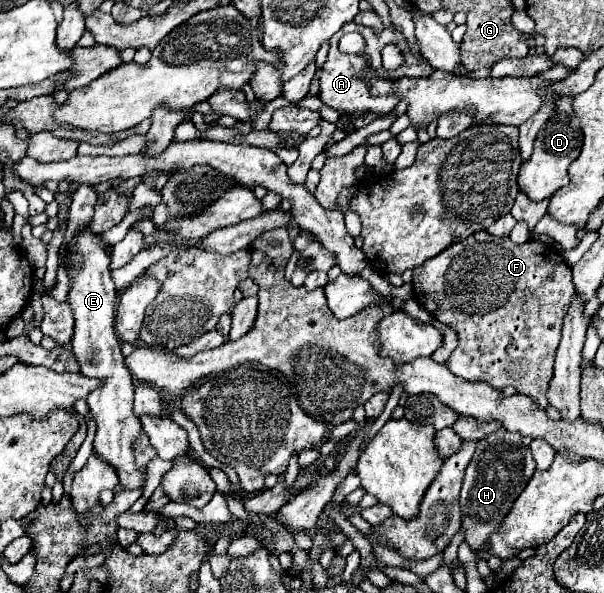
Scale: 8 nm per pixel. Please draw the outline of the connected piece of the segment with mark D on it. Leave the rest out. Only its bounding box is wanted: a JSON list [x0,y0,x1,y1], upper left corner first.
[518,114,582,202]

